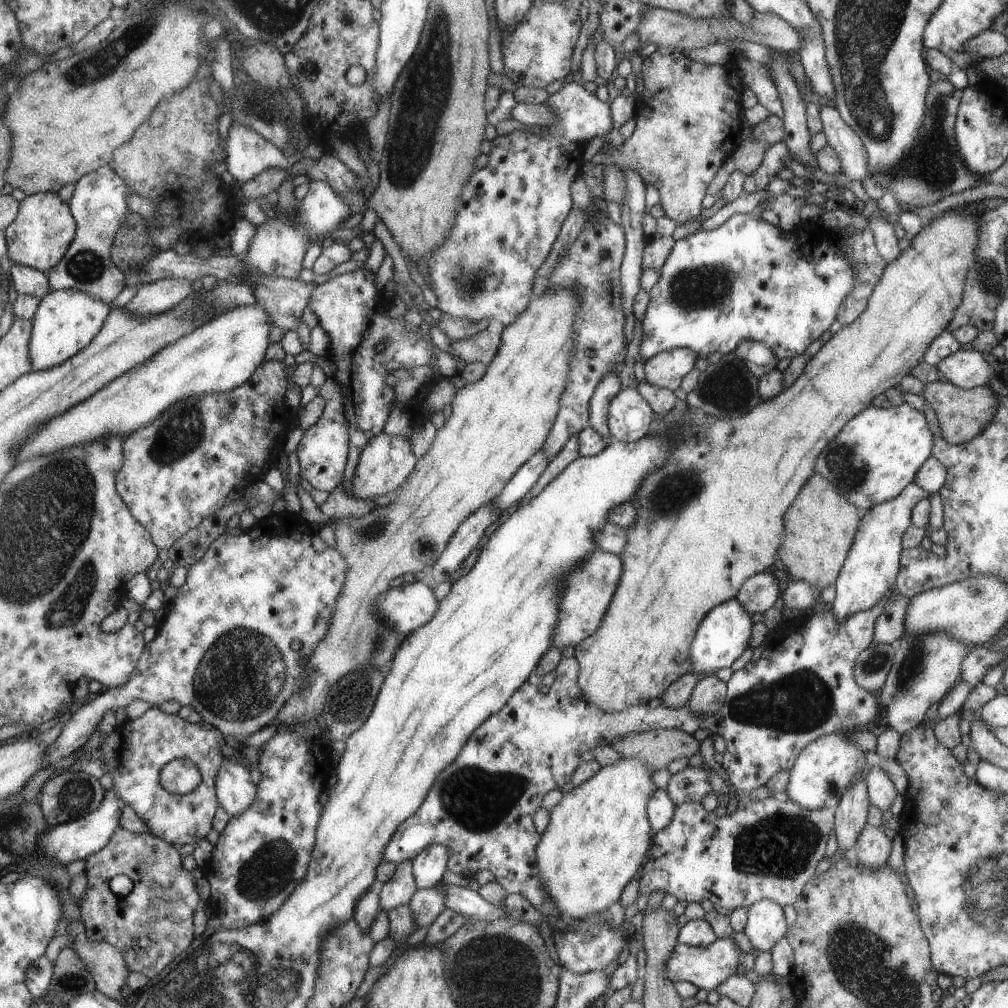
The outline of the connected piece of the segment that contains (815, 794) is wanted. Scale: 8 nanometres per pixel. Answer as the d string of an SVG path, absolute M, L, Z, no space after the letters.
M834 732L821 735L815 739L794 760L788 772L788 781L784 797L798 804L804 809L835 808L842 794L850 787L858 774L865 776L871 766L867 765L867 752L857 750L847 742L845 735L836 735Z

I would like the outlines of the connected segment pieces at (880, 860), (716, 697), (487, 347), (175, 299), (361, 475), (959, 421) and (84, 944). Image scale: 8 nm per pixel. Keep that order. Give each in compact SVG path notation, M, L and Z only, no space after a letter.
M865 824L858 834L857 842L852 849L852 855L868 869L878 869L887 864L886 860L891 850L891 841L882 827Z
M707 675L695 683L685 705L691 712L699 716L715 714L716 710L722 705L726 685L726 682L717 679L715 675Z
M483 329L473 336L464 339L449 339L449 353L461 362L488 365L493 355L498 351L500 345L500 334L492 333Z
M159 279L141 284L135 298L126 306L136 315L149 316L165 312L180 303L191 290L191 283L185 279Z
M383 432L375 435L358 456L358 464L350 482L352 496L363 501L373 501L378 496L395 492L414 470L415 464L417 459L411 451L409 439Z
M945 380L923 385L921 396L935 413L940 436L950 445L967 442L978 435L978 432L991 420L997 406L995 394L985 386L962 389Z
M85 936L70 939L72 946L86 962L95 977L97 988L104 995L128 1004L134 999L135 993L127 986L129 966L124 954L111 943L92 941Z

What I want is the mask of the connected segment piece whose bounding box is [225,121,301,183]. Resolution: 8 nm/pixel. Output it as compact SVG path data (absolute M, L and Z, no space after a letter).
M239 121L230 124L225 144L227 172L243 183L264 168L285 169L301 158L297 152L283 156L273 143Z

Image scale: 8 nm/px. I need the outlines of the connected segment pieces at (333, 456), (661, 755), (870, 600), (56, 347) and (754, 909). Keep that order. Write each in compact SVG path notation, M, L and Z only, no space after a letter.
M327 377L319 388L318 394L324 398L325 404L318 419L309 425L296 446L298 456L298 474L307 478L312 488L330 491L343 480L343 466L347 456L347 425L344 415L344 396L342 388L333 377Z
M651 729L632 732L611 739L610 744L621 756L641 758L647 767L665 769L673 759L686 759L698 753L693 735L677 729Z
M911 481L898 495L861 512L861 523L855 531L853 543L846 552L845 562L834 582L835 596L832 611L837 622L844 621L859 611L871 608L882 596L893 588L897 578L899 552L902 549L902 535L910 524L910 512L918 500L929 493Z
M51 290L42 298L33 318L34 330L30 342L32 371L58 367L89 346L103 328L112 309L111 305L83 291Z
M769 899L758 900L747 907L745 922L742 932L757 952L768 951L788 929L783 906Z

